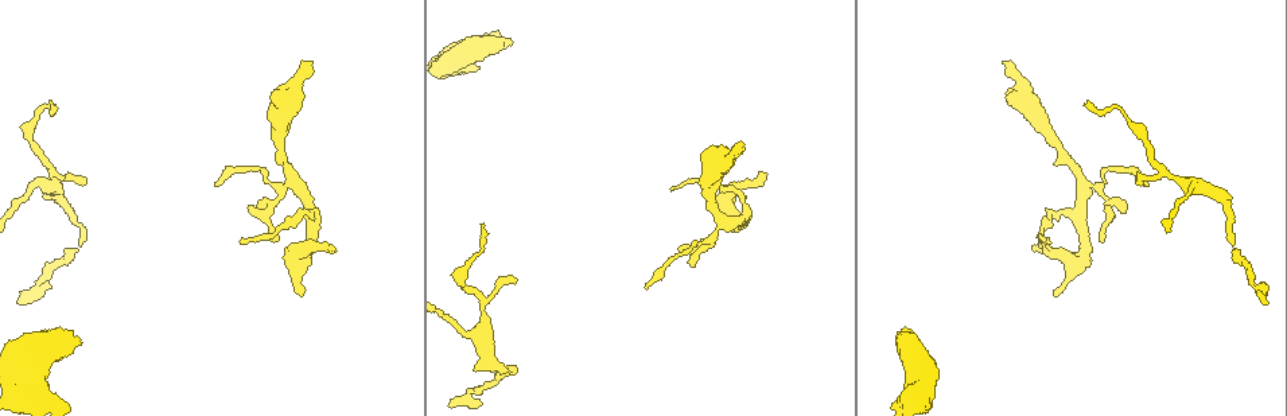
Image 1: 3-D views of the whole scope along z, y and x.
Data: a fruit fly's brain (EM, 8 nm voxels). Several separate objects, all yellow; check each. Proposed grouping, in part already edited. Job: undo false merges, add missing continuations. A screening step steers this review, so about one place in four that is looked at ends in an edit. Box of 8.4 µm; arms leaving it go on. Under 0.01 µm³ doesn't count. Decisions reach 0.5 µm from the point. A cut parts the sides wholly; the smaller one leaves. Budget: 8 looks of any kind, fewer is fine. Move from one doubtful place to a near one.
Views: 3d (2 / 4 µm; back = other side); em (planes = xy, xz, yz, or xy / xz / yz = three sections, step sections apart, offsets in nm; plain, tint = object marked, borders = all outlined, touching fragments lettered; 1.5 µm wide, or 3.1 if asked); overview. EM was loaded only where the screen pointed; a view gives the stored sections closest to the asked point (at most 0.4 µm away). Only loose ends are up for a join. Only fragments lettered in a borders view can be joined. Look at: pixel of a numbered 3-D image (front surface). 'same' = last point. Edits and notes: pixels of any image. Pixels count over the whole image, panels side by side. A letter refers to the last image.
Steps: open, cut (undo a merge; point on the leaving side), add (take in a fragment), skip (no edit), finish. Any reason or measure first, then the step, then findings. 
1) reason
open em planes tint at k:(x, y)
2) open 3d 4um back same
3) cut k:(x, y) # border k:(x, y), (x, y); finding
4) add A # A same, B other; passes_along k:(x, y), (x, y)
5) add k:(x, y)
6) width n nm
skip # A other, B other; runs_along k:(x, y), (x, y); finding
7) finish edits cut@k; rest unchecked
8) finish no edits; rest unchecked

an open end
open em xz step 8 tint at 1:(483, 227)

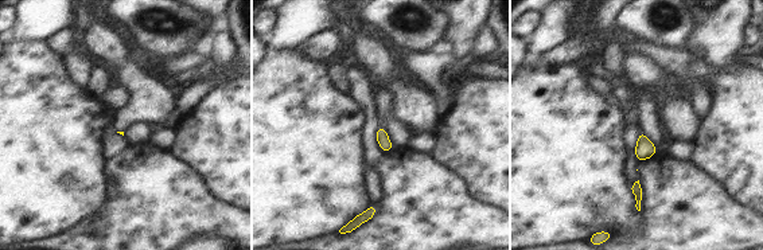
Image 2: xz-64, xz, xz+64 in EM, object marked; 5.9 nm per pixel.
open em planes borders same

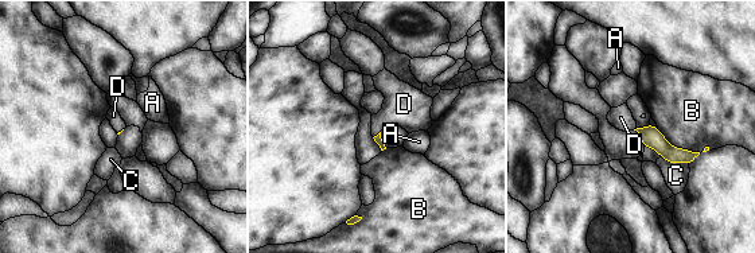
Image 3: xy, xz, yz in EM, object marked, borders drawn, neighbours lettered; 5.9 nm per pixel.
add D # A other, B other, C other, D same; the neuron continues

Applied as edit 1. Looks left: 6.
thin end
open em planes borders at 1:(1148, 185)

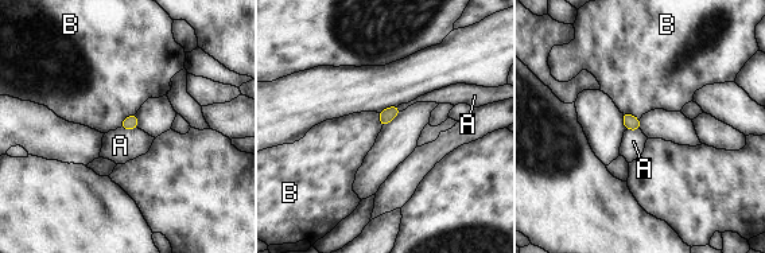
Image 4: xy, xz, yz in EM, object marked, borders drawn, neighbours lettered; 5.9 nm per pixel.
skip # A other, B other; border 4:(135, 112), (129, 113), (119, 127); none of them fits

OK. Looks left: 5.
thick end
open 3d 4um at 1:(509, 38)

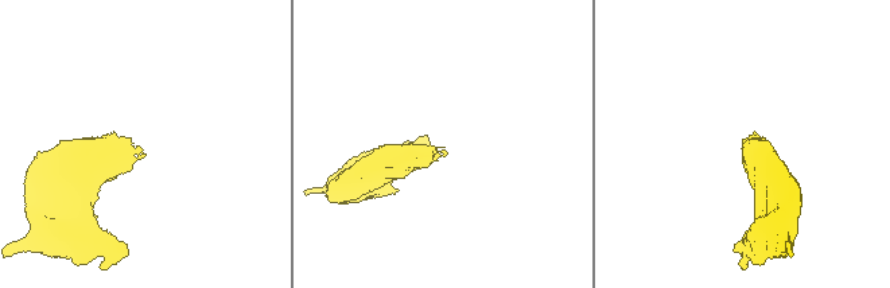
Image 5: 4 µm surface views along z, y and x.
need the tissue
open em planes borders at 5:(442, 147)

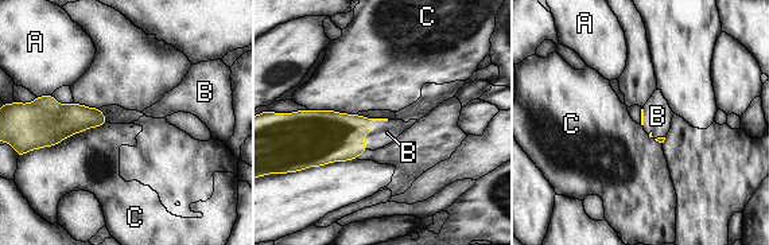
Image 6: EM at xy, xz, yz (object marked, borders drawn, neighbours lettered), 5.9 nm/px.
add B # A other, B same, C other; passes_along 6:(334, 136), (375, 128), (387, 132); the neuron continues

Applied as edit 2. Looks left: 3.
finish edits add@3, add@6; rest unchecked

